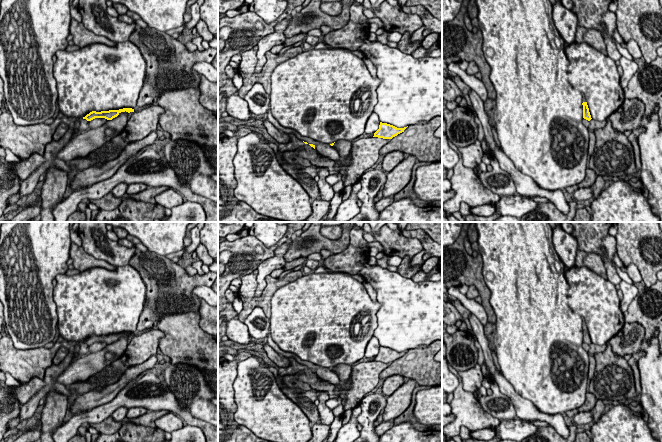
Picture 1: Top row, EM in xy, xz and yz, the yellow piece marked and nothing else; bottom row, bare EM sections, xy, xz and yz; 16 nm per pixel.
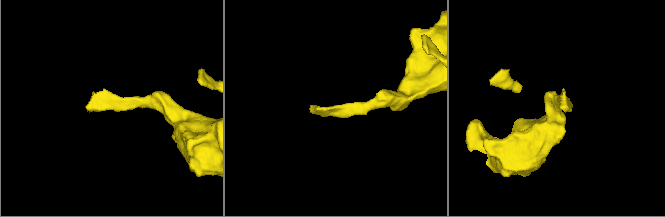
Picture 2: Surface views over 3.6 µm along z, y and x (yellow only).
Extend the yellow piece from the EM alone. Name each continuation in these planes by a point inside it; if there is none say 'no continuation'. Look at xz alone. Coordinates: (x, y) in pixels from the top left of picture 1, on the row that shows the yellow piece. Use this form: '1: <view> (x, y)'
1: xz (294, 142)

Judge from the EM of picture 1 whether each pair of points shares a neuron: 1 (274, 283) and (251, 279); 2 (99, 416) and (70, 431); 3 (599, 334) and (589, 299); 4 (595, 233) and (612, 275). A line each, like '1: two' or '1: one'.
1: one
2: one
3: one
4: one

